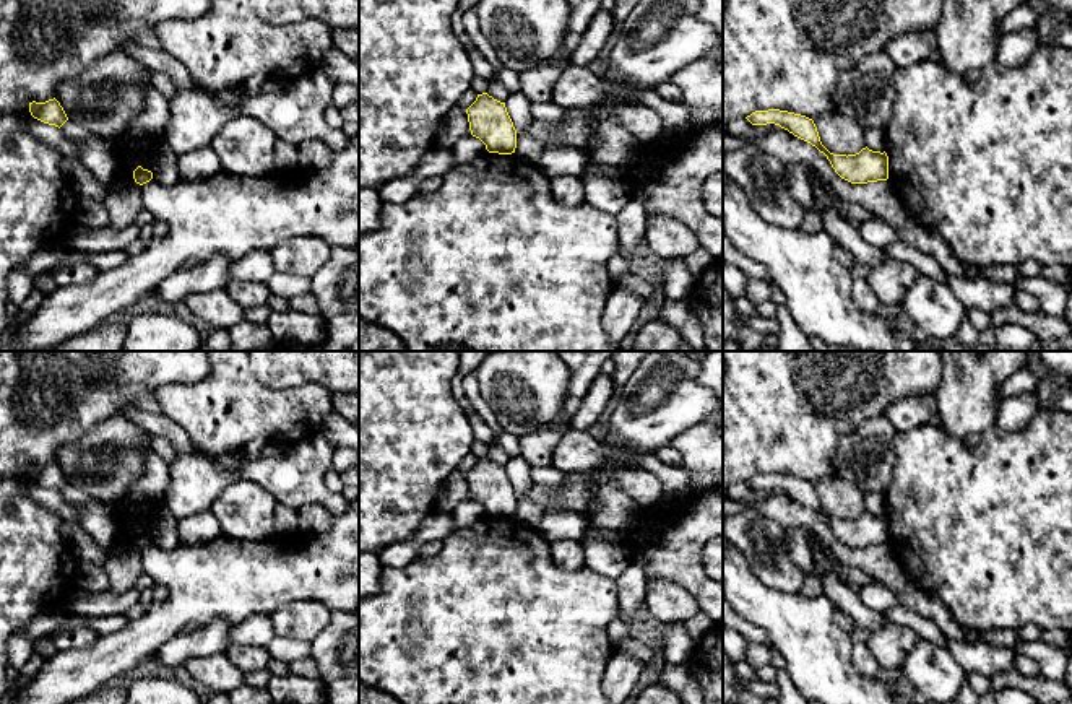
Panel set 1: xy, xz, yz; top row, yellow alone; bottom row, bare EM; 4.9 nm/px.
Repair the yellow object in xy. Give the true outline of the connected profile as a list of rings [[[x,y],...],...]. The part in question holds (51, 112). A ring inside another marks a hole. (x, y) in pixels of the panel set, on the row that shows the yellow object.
[[[55,98],[45,102],[29,102],[29,112],[34,119],[58,128],[68,120],[63,107]]]

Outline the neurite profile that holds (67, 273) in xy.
[[[65,260],[54,268],[52,278],[57,286],[67,288],[93,280],[97,273],[99,270],[89,263]]]

